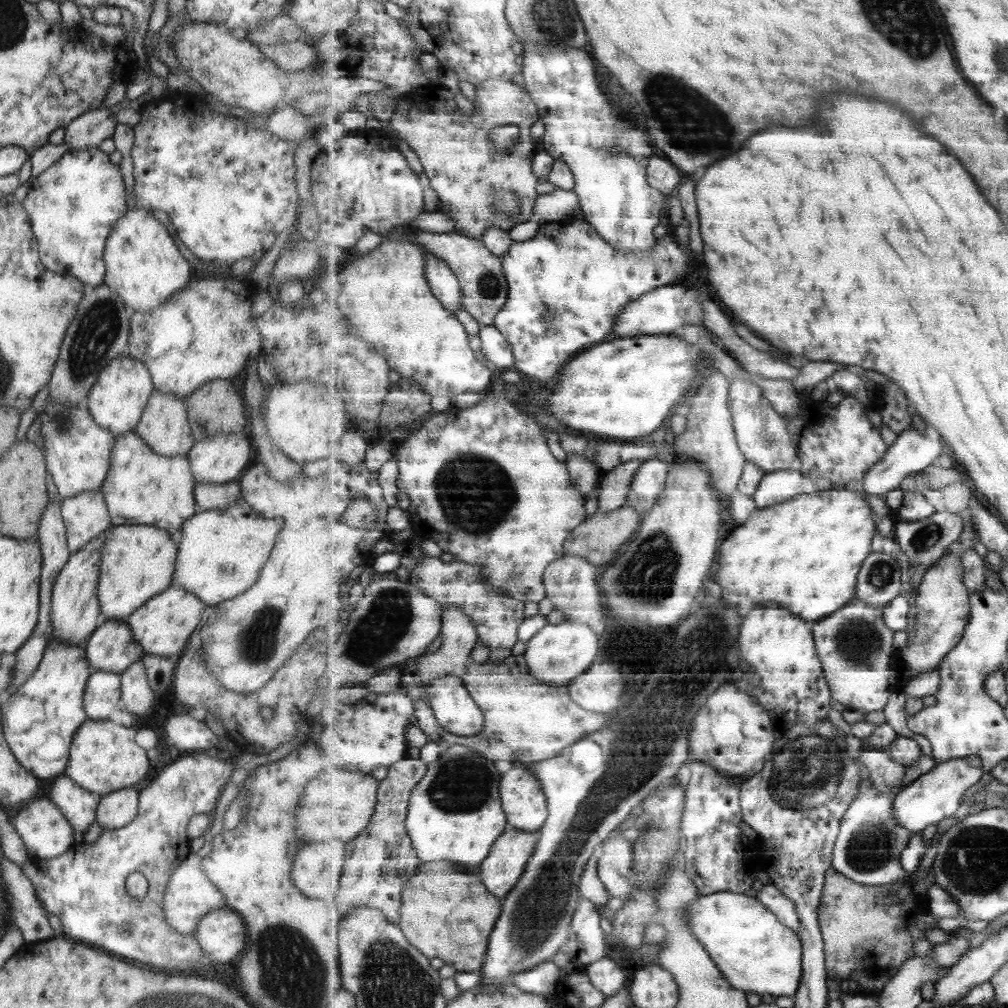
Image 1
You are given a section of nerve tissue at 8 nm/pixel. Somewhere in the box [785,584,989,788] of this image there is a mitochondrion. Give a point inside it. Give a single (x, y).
(857, 642)

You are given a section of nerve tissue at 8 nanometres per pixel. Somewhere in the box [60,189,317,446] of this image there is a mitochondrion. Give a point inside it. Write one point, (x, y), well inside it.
(97, 332)

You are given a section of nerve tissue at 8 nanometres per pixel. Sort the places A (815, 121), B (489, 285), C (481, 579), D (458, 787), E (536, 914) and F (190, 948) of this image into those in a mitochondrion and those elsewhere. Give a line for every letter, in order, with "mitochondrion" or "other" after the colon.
A: other
B: mitochondrion
C: other
D: mitochondrion
E: mitochondrion
F: other

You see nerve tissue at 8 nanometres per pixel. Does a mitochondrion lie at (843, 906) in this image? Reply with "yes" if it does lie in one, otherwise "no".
no

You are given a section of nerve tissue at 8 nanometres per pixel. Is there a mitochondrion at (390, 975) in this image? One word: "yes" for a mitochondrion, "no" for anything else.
yes

